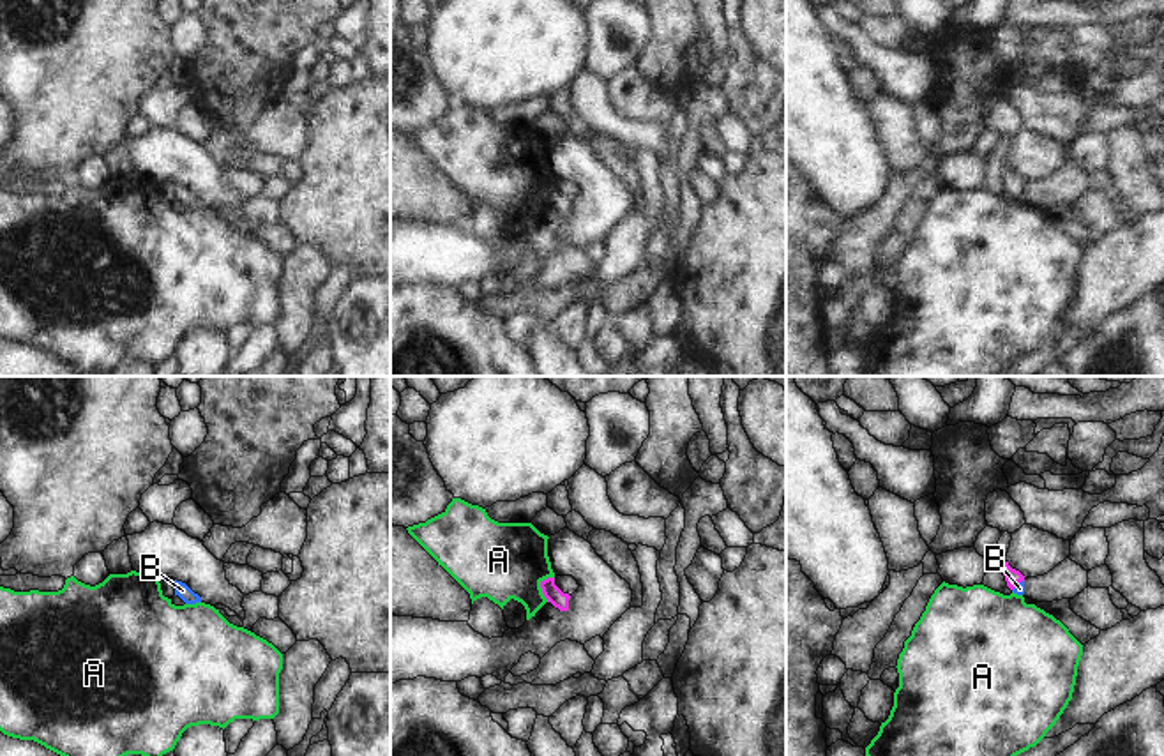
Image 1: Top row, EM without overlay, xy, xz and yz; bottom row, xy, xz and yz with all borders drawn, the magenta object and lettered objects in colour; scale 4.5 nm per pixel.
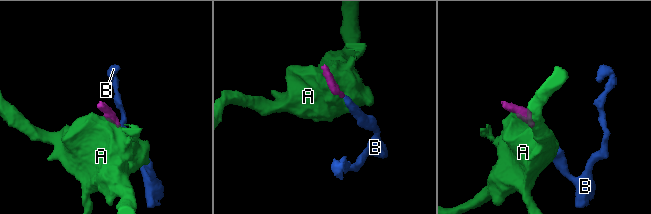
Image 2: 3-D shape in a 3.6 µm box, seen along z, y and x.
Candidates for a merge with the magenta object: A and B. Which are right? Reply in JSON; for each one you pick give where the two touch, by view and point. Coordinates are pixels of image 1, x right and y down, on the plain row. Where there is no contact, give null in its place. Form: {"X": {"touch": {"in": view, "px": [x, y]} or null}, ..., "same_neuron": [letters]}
{"B": {"touch": {"in": "yz", "px": [1016, 189]}}, "same_neuron": ["B"]}

